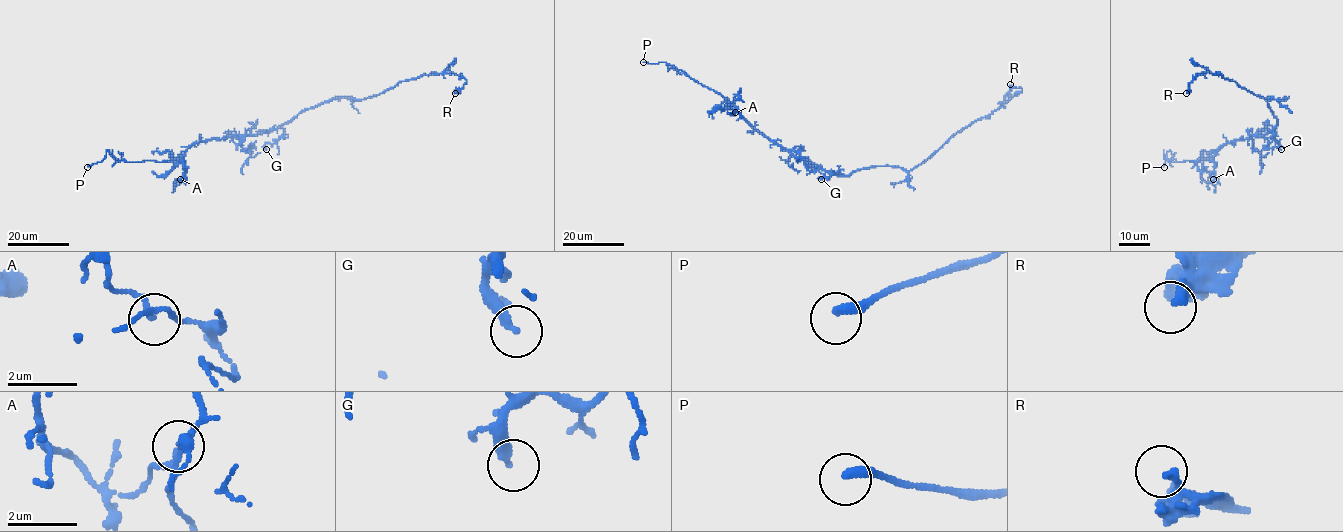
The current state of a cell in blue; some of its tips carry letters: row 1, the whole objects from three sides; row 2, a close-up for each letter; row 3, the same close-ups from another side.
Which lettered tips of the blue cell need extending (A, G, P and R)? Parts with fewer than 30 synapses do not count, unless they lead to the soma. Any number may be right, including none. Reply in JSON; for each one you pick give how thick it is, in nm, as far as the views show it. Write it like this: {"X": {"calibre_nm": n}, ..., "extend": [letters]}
{"P": {"calibre_nm": 300}, "extend": ["P"]}

